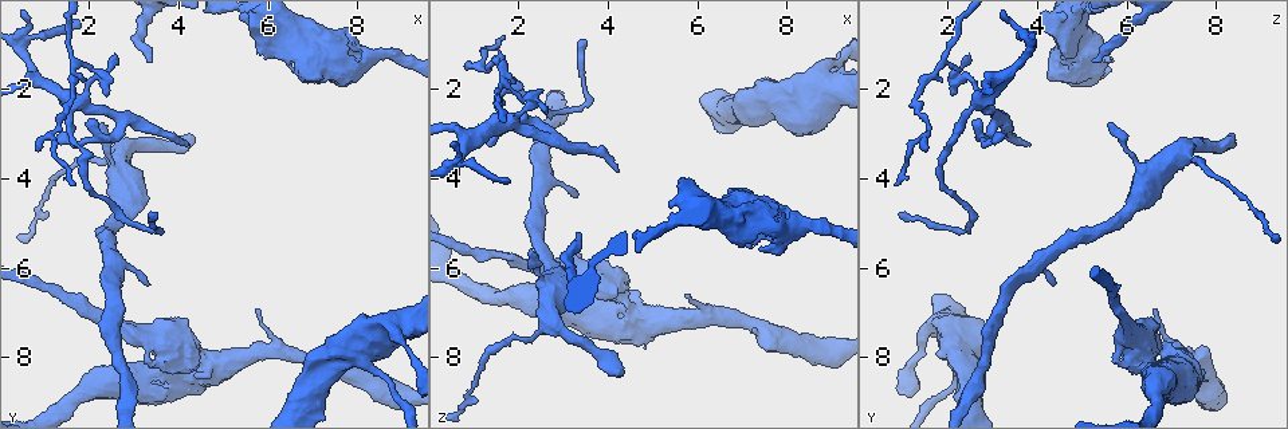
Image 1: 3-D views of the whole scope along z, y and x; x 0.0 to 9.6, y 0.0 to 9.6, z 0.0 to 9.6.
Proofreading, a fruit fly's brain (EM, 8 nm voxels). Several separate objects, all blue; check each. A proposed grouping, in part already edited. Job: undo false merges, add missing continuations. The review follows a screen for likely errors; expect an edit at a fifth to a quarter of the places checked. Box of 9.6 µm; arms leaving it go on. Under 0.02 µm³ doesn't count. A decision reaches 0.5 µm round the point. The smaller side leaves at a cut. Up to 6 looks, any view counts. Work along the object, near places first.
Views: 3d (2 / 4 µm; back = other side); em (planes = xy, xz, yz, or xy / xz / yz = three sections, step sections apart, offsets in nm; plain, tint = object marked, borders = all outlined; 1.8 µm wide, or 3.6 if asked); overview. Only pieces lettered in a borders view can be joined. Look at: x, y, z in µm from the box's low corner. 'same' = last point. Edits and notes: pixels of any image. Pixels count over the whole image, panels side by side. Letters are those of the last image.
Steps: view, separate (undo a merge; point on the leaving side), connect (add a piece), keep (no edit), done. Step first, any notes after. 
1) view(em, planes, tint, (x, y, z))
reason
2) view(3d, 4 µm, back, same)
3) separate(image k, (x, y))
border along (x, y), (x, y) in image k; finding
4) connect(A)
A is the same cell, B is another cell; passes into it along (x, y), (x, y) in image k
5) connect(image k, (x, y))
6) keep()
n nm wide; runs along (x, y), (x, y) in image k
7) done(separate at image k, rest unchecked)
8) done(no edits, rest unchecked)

view(em, xz, step 8, plain, (1.75, 2.30, 2.75))

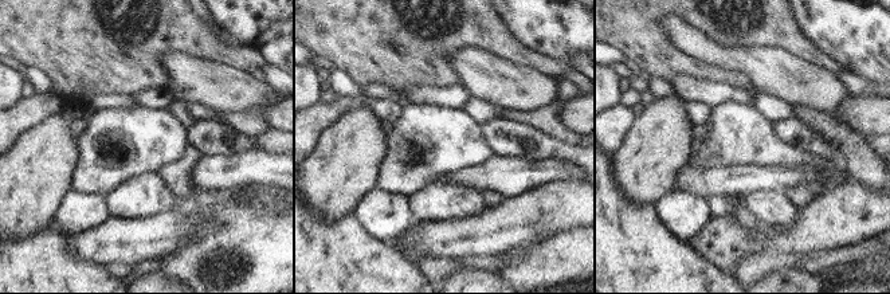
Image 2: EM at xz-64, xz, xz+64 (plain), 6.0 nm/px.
view(em, xz, step 8, tint, same)
with the object marked

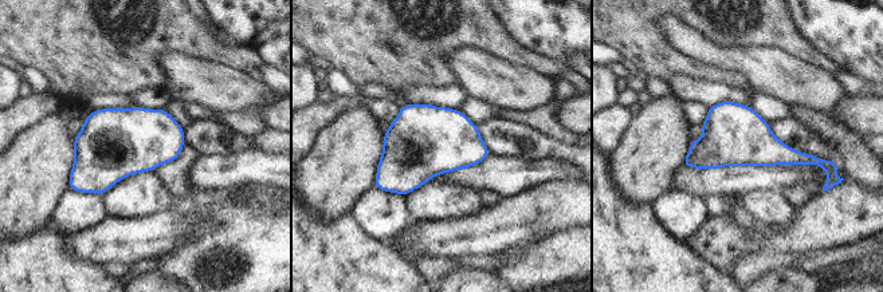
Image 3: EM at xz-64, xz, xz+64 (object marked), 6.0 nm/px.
view(em, xz, step 8, borders, same)

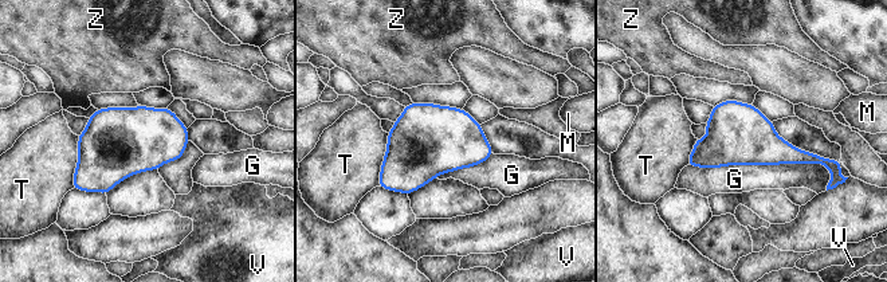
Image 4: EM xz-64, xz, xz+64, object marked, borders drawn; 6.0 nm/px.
keep()
380 nm wide; G, M, T, V and Z are other cells; border along (686, 165), (821, 163), (833, 175) in image 4; one cell here

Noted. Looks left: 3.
view(3d, 4 µm, (8.80, 7.35, 1.50))
abrupt turn

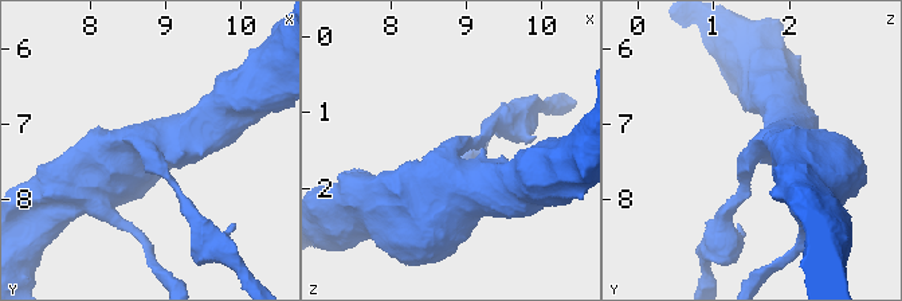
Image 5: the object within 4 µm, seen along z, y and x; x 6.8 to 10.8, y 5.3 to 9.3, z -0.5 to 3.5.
view(em, 3.6 µm, yz, step 16, tint, (8.80, 7.35, 1.60))
shape alone is not enough

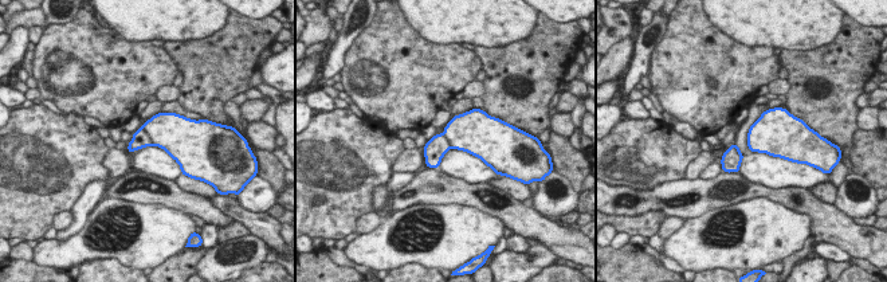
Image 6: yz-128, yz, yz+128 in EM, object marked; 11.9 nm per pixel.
view(em, 3.6 µm, planes, borders, same)
cut it another way

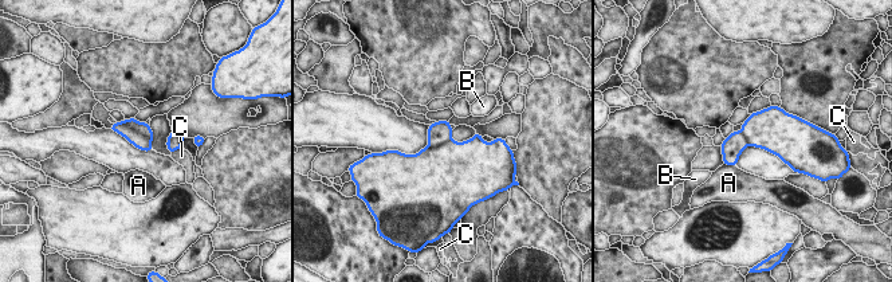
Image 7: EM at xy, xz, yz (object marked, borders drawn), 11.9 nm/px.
separate(image 7, (138, 140))
A, B and C are other cells; a second cell is stuck on

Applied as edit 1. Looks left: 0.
done(separate at image 7, rest unchecked)

